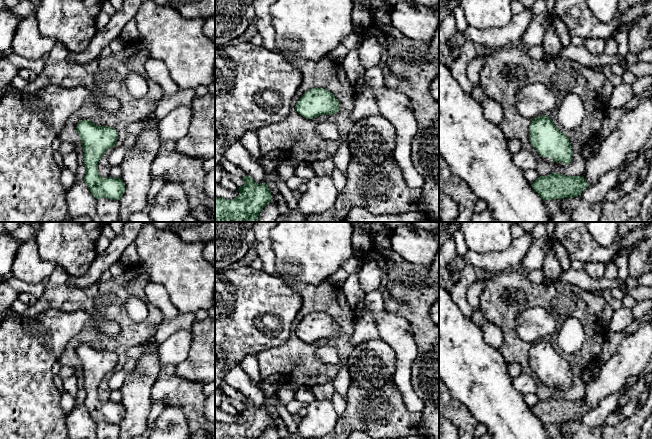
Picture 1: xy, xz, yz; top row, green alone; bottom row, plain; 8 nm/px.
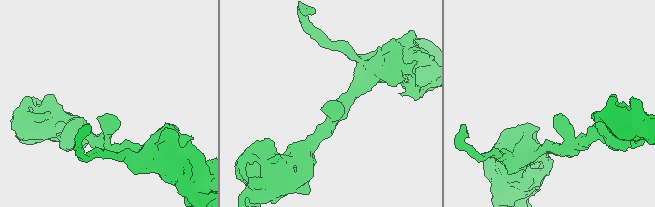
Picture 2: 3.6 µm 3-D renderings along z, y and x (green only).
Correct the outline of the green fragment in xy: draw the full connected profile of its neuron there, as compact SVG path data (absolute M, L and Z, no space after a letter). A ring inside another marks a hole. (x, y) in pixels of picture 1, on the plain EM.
M89 344L78 346L76 355L82 366L86 396L84 406L97 424L107 422L120 424L125 416L121 402L102 402L98 397L98 386L107 373L115 370L118 356L113 351L97 350Z

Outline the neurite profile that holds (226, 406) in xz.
M217 388L222 392L223 395L223 399L222 399L222 405L220 407L220 409L228 414L237 414L238 411L237 409L230 404L230 402L228 401L228 396L221 390L221 388Z

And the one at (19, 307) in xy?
M16 299L12 304L11 304L11 308L19 315L22 315L26 309L28 308L28 306L23 303L22 301L20 301L19 299Z

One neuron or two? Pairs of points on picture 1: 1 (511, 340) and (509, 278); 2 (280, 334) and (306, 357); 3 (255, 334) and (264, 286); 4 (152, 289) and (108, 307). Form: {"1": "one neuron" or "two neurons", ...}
{"1": "one neuron", "2": "two neurons", "3": "one neuron", "4": "two neurons"}

